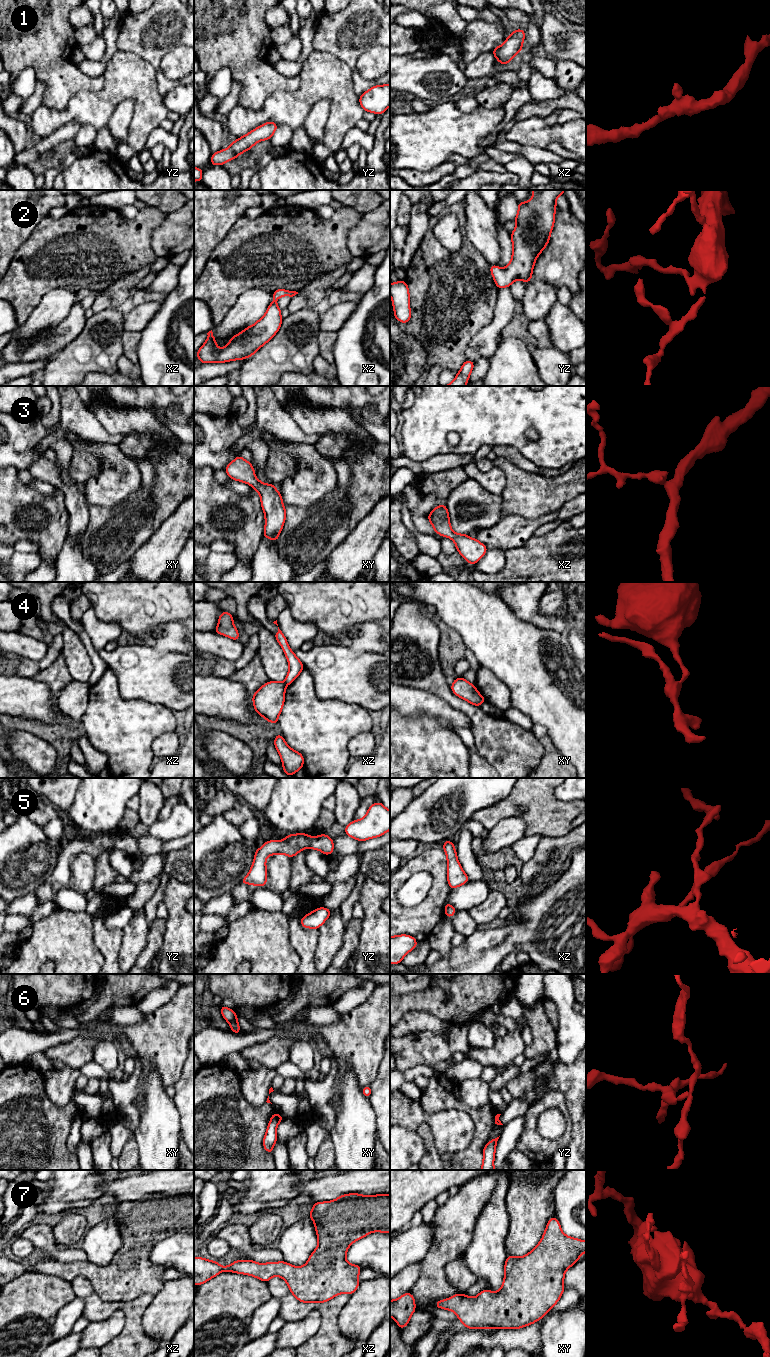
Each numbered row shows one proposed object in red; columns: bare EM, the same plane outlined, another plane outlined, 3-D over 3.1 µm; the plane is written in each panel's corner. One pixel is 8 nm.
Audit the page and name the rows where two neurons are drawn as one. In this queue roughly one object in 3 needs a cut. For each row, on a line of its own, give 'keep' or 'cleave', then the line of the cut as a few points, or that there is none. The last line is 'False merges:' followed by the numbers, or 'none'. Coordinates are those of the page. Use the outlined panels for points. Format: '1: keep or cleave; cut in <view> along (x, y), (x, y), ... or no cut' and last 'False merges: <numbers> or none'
1: keep; no cut
2: keep; no cut
3: keep; no cut
4: cleave; cut in xz along (283, 682), (286, 685)
5: keep; no cut
6: cleave; cut in xy along (277, 1115), (278, 1122)
7: keep; no cut
False merges: 4, 6

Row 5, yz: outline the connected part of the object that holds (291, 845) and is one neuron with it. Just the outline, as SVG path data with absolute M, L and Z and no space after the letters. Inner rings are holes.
M306 833L290 834L282 841L266 841L262 847L256 849L250 871L240 884L251 884L259 887L267 885L267 856L285 854L292 858L305 848L316 849L329 856L334 851L334 842L327 834L311 837Z

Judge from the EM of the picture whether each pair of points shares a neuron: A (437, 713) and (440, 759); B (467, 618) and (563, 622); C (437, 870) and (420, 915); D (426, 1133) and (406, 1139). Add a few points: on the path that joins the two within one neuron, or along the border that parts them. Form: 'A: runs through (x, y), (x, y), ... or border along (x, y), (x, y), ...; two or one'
A: border along (416, 715), (430, 716), (440, 725), (449, 728); two
B: border along (505, 604), (518, 618), (544, 629); two
C: runs through (438, 881), (438, 894), (431, 904); one
D: border along (415, 1130), (424, 1143), (424, 1155), (422, 1158); two

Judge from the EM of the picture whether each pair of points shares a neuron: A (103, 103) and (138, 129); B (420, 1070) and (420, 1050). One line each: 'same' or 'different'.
A: same
B: different

